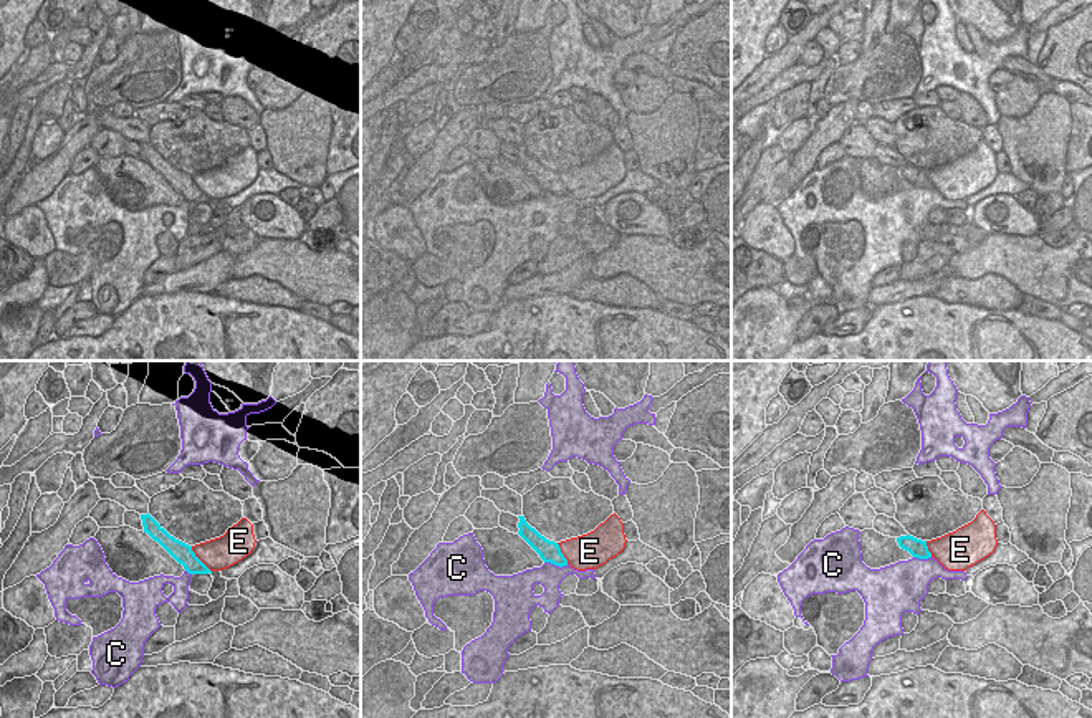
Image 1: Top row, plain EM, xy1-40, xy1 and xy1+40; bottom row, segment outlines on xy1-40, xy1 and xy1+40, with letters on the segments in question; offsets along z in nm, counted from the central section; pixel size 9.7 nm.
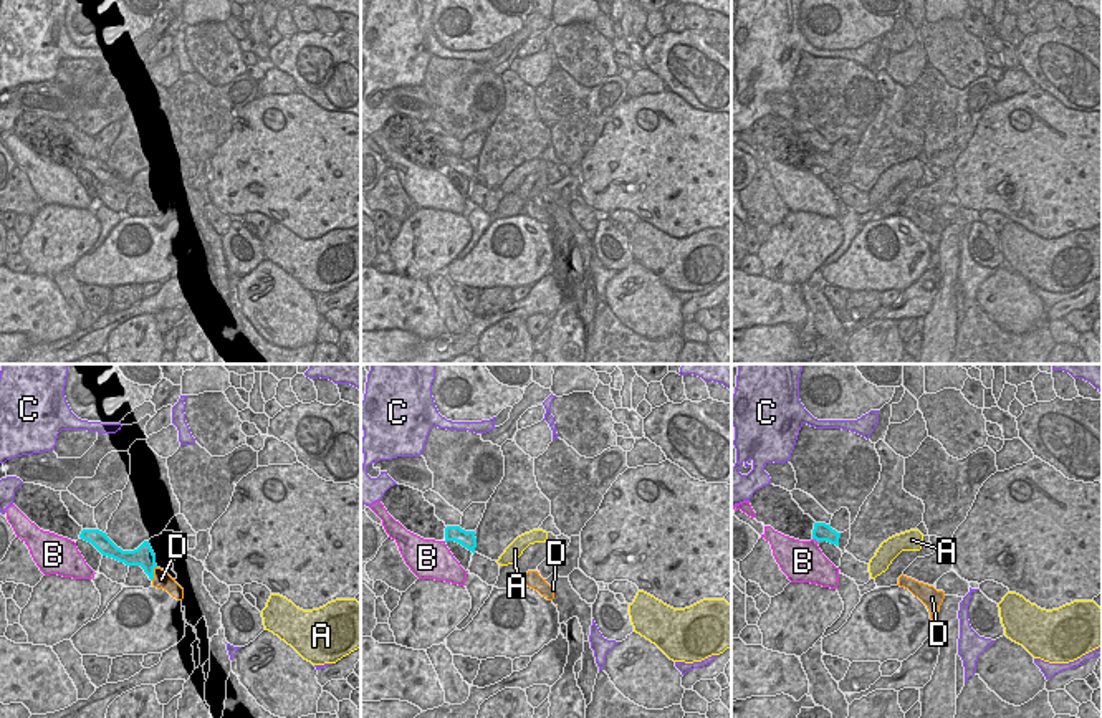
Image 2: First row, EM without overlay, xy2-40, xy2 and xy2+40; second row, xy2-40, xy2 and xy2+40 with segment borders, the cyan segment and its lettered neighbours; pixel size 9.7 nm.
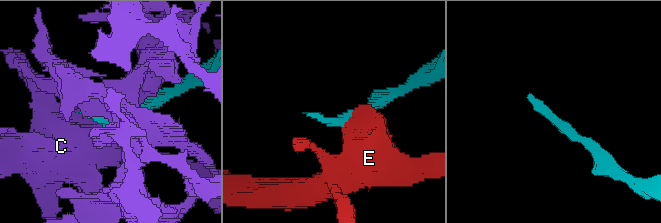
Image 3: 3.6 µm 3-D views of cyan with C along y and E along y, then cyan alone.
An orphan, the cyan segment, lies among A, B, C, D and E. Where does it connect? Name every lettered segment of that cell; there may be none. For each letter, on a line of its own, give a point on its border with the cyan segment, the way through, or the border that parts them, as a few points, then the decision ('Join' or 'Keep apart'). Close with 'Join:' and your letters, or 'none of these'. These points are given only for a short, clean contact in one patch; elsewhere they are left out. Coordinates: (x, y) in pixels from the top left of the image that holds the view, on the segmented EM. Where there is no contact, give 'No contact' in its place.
A: No contact. Keep apart
B: Touches cyan at xy2+40 (814, 538). Keep apart
C: Touches cyan at xy1 (556, 564). Keep apart
D: Touches cyan at xy2-40 (153, 573). Path across: xy2-40 (143, 556), (153, 573), (161, 579). Join
E: Touches cyan at xy1-40 (199, 560). Keep apart
Join: D

